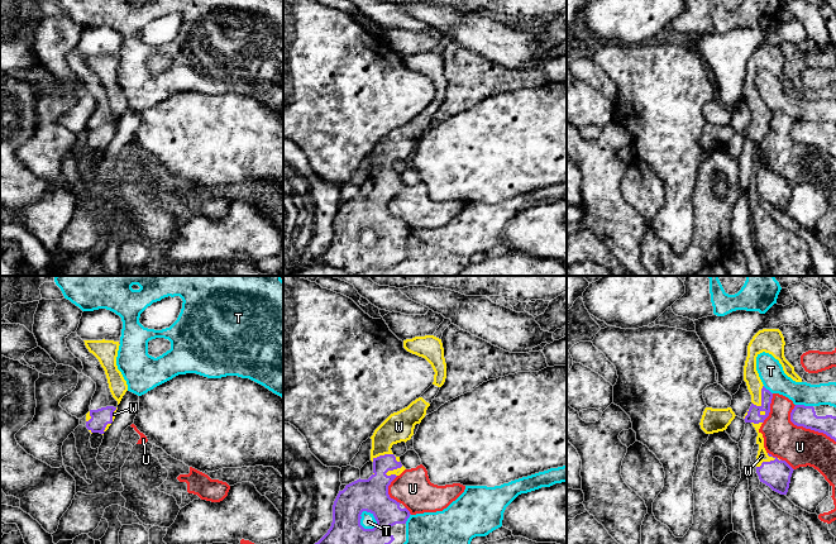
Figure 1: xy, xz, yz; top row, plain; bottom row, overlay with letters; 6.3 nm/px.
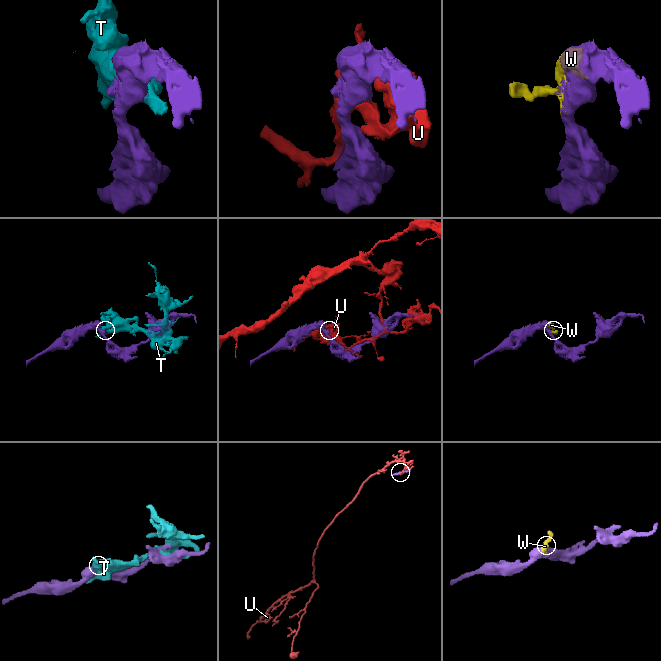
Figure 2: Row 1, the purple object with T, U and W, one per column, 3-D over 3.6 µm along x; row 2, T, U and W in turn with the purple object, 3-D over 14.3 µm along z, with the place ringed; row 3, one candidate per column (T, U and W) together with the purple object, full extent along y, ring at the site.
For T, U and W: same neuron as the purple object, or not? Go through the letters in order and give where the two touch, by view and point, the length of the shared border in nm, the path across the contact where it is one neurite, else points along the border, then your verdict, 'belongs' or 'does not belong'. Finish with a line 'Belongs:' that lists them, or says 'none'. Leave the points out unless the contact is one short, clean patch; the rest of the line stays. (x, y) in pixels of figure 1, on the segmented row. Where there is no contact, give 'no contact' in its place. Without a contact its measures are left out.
T: contact xz (374, 518); length 140 nm; does not belong
U: contact yz (806, 428); length 360 nm; does not belong
W: contact yz (768, 462); length 170 nm; belongs
Belongs: W

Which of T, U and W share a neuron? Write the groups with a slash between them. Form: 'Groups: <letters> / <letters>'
Groups: T / U / W

